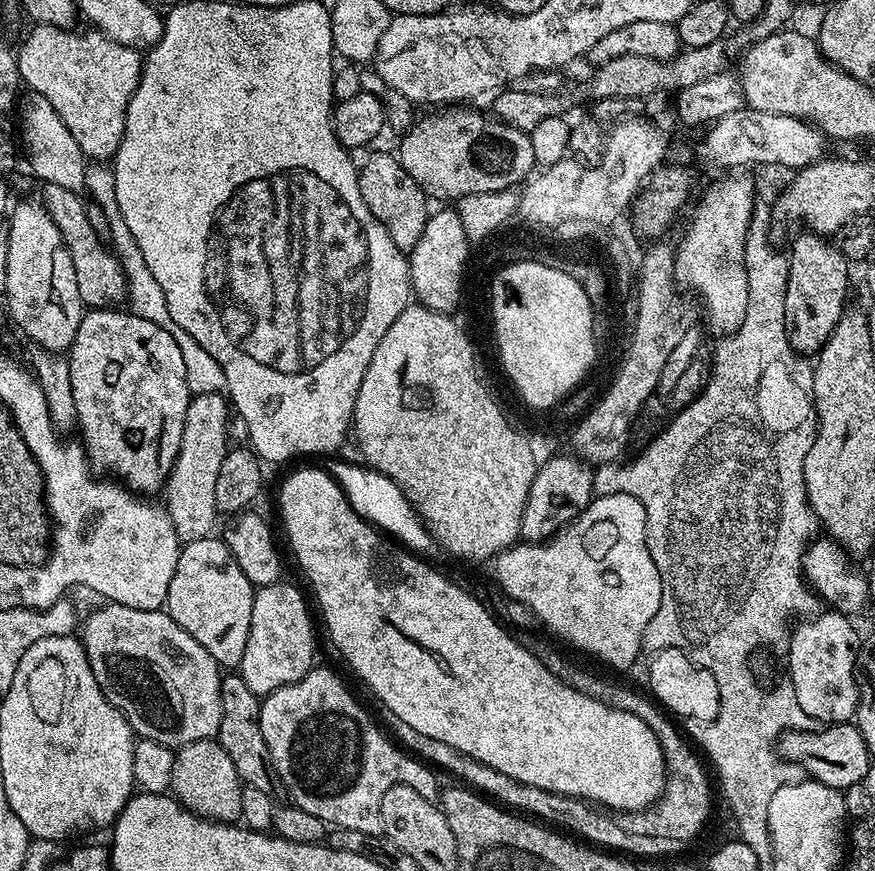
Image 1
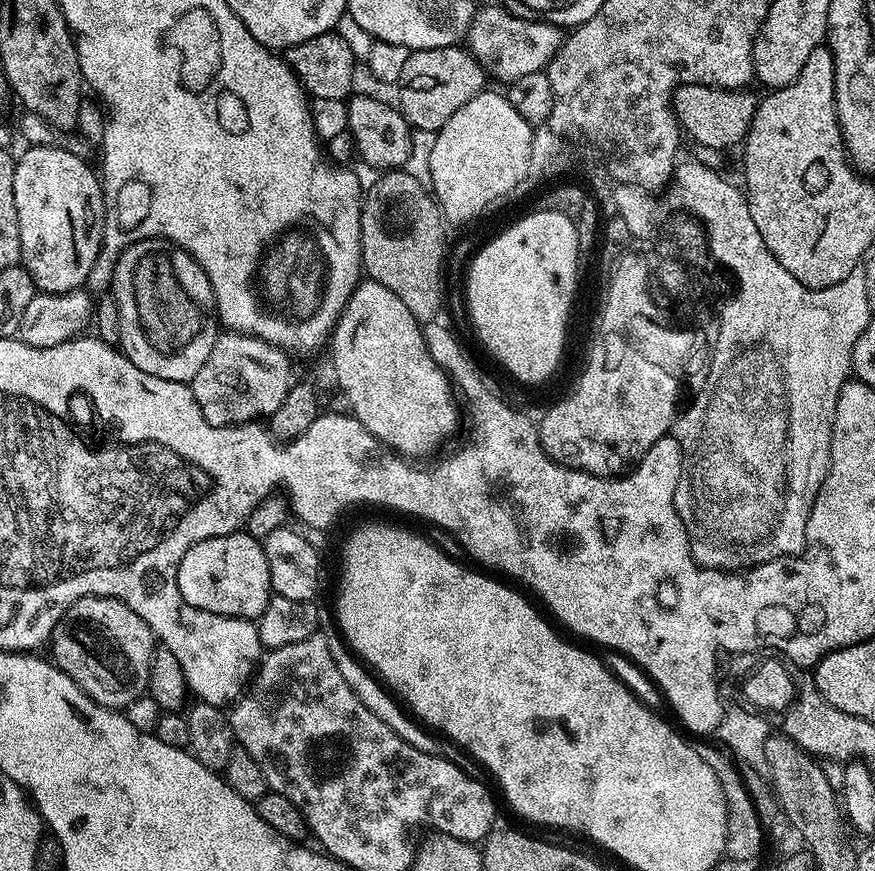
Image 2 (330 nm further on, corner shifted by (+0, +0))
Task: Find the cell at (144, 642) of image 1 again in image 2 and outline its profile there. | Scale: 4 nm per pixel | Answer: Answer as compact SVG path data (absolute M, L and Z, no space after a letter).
M84 596L64 611L64 617L56 624L50 641L51 659L94 702L107 708L127 709L130 702L145 695L148 672L152 669L154 637L150 626L130 610L121 600L109 596Z

